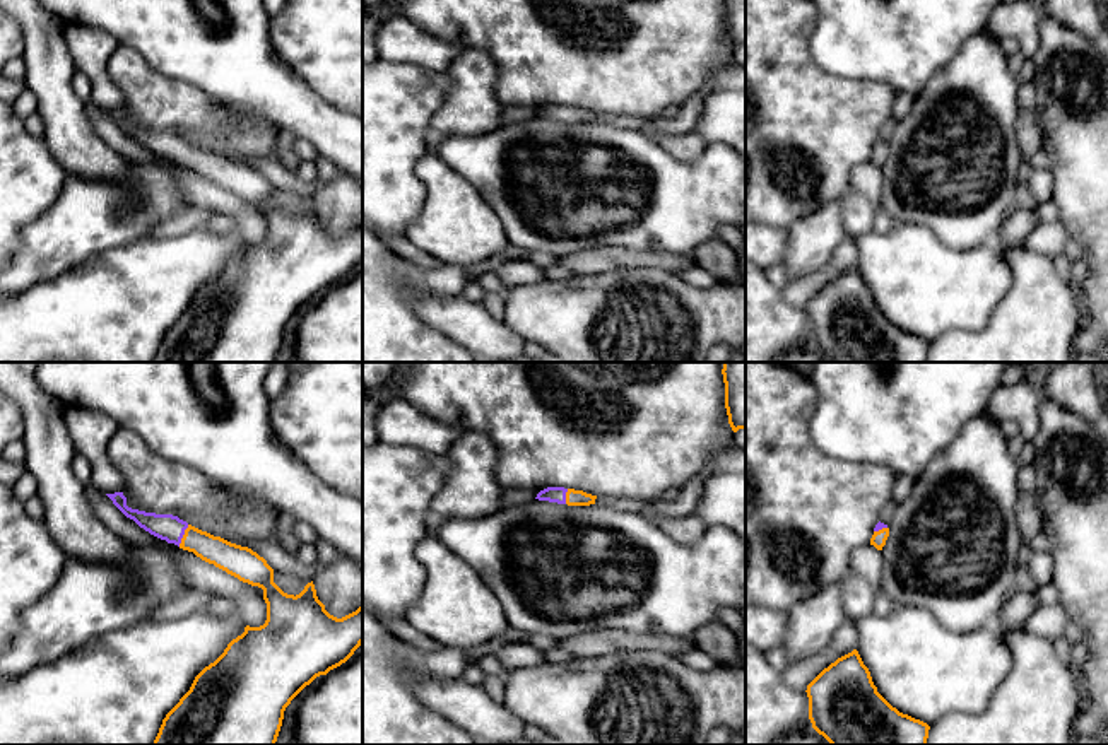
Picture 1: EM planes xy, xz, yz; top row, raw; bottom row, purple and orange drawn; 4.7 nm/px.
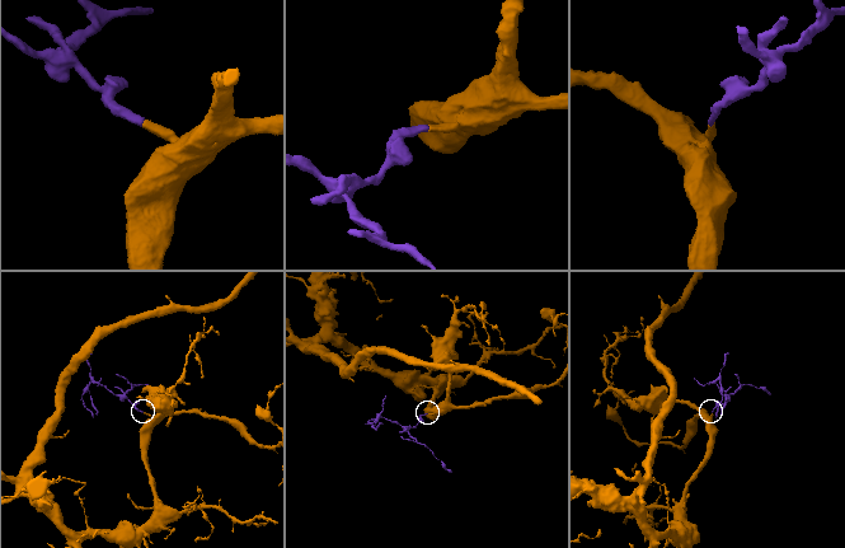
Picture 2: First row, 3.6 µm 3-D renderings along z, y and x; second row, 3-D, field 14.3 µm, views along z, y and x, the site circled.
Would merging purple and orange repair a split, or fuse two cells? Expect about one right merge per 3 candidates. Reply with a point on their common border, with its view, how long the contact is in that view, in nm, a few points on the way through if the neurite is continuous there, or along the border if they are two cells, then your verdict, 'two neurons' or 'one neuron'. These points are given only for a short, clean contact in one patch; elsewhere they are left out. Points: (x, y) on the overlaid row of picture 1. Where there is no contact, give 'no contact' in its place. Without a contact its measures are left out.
xy (183, 533) | 120 nm | across xy (166, 527), (183, 533), (226, 556) | one neuron

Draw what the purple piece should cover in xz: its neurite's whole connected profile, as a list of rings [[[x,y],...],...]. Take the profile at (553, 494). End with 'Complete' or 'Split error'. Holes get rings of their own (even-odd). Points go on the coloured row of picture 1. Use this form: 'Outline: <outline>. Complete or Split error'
Outline: [[[547,487],[540,490],[535,499],[568,506],[590,506],[595,504],[597,496],[575,489]]]. Split error

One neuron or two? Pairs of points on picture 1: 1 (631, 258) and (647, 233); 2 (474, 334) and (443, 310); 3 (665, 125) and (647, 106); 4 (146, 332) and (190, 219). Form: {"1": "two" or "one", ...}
{"1": "two", "2": "one", "3": "two", "4": "two"}

